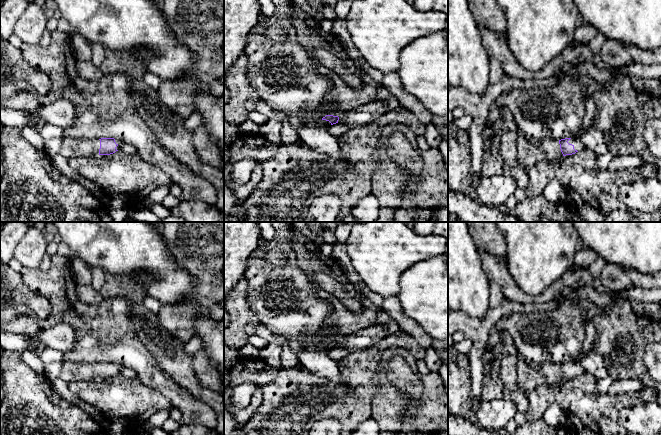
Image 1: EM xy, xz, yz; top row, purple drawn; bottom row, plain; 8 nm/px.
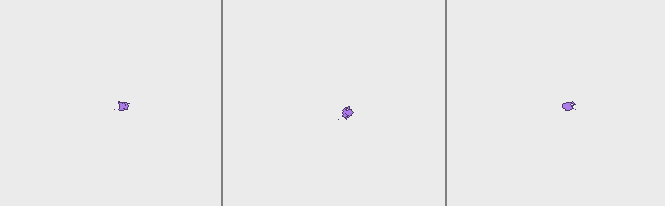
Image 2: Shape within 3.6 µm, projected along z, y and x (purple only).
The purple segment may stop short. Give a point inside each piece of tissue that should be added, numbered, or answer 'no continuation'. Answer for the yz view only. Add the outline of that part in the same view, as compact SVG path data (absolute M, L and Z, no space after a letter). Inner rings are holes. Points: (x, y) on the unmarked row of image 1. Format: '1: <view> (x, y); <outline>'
1: yz (578, 369); M571 361L568 367L572 368L574 370L574 373L577 375L580 375L585 372L584 368L581 366L581 364L578 361Z

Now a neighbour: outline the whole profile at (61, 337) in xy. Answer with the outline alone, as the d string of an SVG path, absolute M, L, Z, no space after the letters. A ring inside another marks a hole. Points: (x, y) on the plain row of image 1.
M59 323L50 328L43 328L38 334L30 336L29 347L34 350L44 346L65 353L73 349L75 340L74 327L67 323Z

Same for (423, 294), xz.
M443 255L416 263L404 271L397 297L405 316L416 321L434 341L448 344L448 261Z

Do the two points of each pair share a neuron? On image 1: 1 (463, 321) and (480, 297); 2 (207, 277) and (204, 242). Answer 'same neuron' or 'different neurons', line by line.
1: different neurons
2: same neuron

